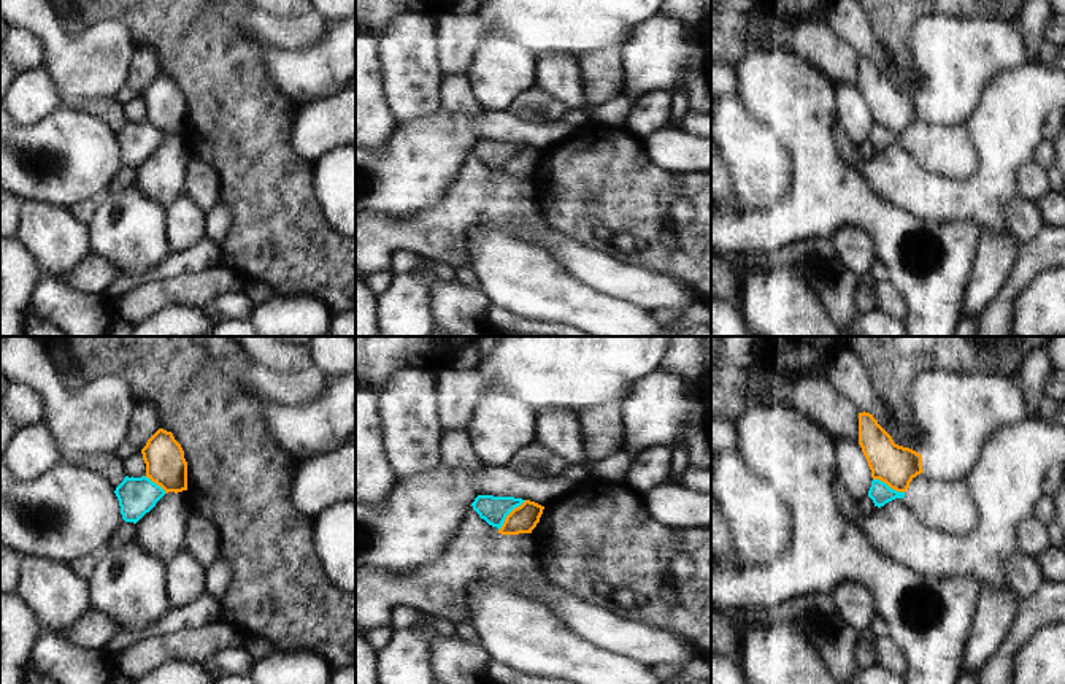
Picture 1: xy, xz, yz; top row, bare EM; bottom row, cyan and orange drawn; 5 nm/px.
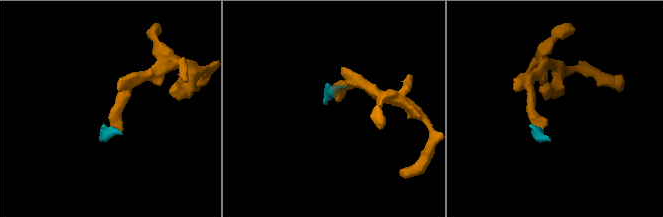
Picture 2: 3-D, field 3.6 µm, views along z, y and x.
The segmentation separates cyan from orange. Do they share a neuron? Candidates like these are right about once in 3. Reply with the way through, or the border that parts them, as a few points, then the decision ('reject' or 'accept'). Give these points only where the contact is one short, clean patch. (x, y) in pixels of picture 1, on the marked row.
border along xz (526, 500), (507, 516), (499, 530); reject

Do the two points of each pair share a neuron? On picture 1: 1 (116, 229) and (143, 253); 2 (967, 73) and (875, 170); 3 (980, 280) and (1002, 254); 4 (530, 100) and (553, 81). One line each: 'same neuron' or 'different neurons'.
1: same neuron
2: different neurons
3: same neuron
4: different neurons

